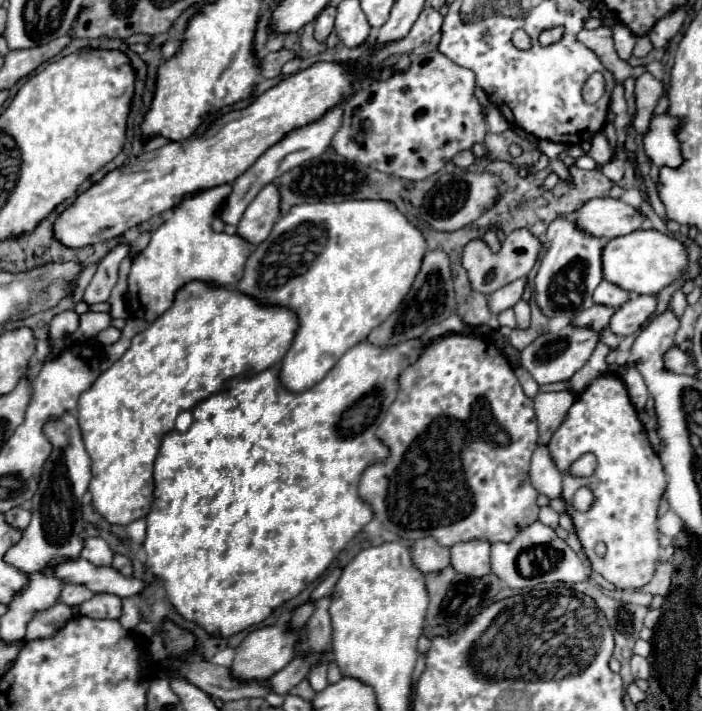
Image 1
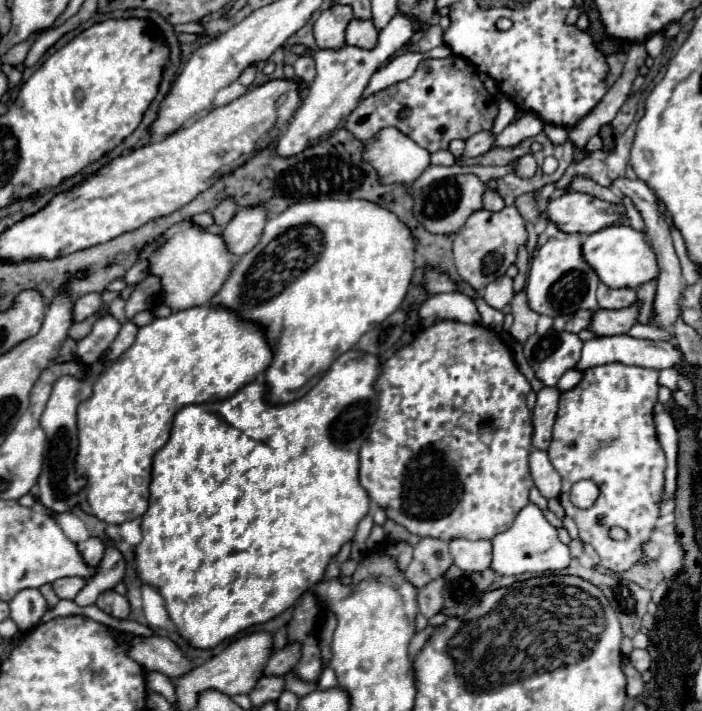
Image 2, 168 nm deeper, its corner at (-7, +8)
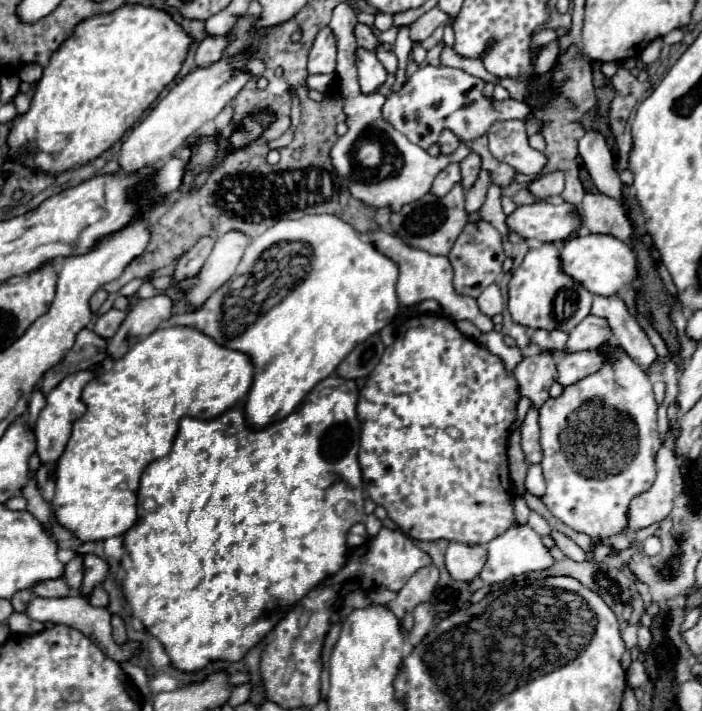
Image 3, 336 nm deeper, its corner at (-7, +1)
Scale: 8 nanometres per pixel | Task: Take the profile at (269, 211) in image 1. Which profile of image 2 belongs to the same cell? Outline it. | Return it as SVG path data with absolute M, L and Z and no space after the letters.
M264 203L240 209L222 233L224 241L228 241L228 249L232 249L236 257L248 253L248 249L252 249L260 241L266 221L268 221L268 211Z

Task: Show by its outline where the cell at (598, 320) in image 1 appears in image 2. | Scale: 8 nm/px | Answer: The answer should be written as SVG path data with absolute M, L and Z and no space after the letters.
M580 309L580 311L570 313L570 315L560 315L554 319L554 329L580 333L582 329L586 329L590 325L592 317L594 317L594 311L590 311L590 309Z

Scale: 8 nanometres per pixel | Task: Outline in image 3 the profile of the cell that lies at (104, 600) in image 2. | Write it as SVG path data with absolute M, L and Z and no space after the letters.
M112 616L112 638L114 638L114 642L116 642L118 646L122 646L122 644L128 642L128 640L126 640L124 622L122 622L122 618L118 618L118 616Z

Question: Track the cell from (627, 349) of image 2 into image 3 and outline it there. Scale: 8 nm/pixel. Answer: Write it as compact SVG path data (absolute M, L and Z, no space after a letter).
M598 350L568 354L562 360L558 360L558 364L556 364L556 368L558 368L556 382L562 386L570 386L576 380L596 372L596 368L600 368L602 362L604 362L604 354L600 354Z

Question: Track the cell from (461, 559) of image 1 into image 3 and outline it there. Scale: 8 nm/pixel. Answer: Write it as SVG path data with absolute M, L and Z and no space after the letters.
M450 542L446 550L446 570L454 580L470 582L480 574L480 568L486 560L486 548L484 546L468 546L460 542Z

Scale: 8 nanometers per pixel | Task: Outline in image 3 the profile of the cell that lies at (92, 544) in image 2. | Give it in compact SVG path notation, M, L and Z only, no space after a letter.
M72 558L66 568L64 568L64 580L68 584L70 590L80 590L82 586L82 574L84 574L84 568L82 568L82 560L80 558Z

